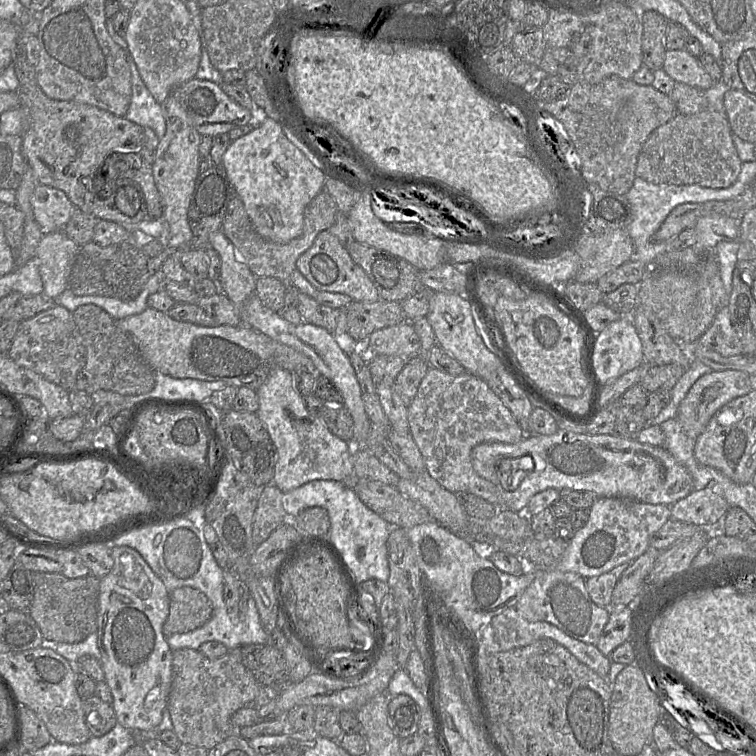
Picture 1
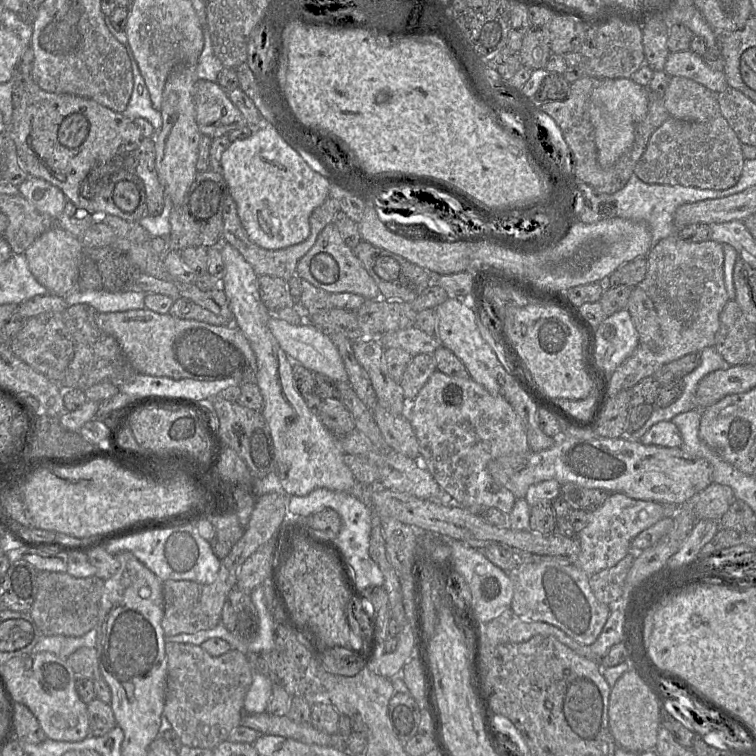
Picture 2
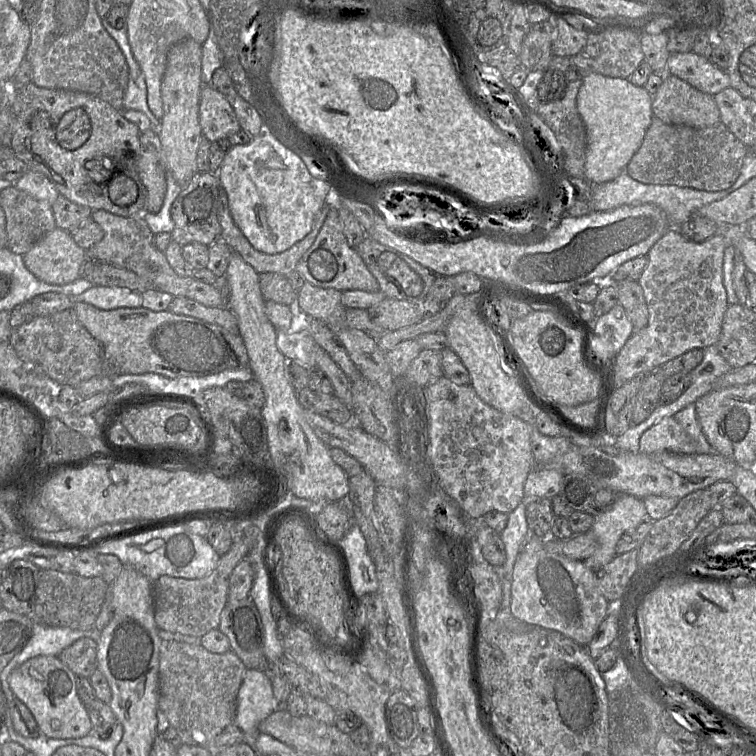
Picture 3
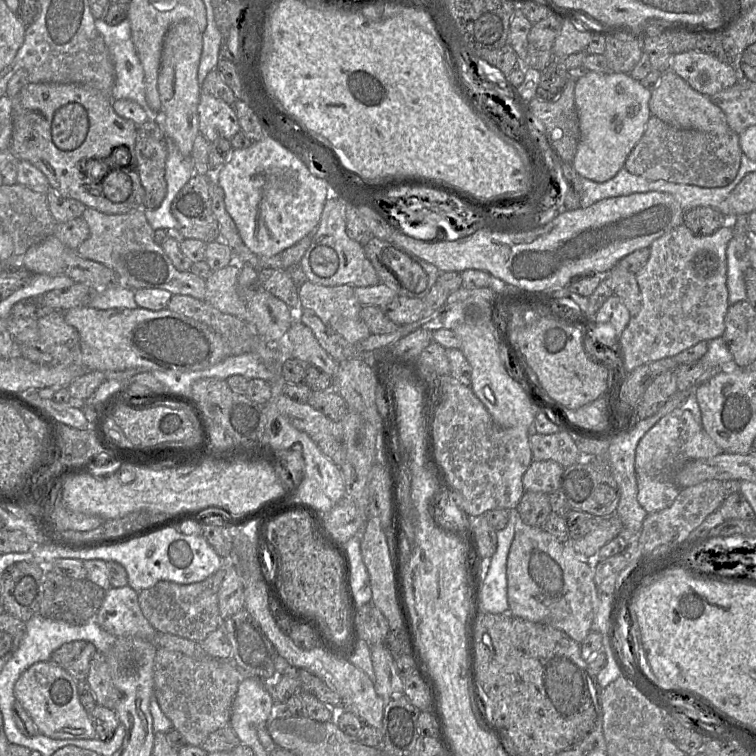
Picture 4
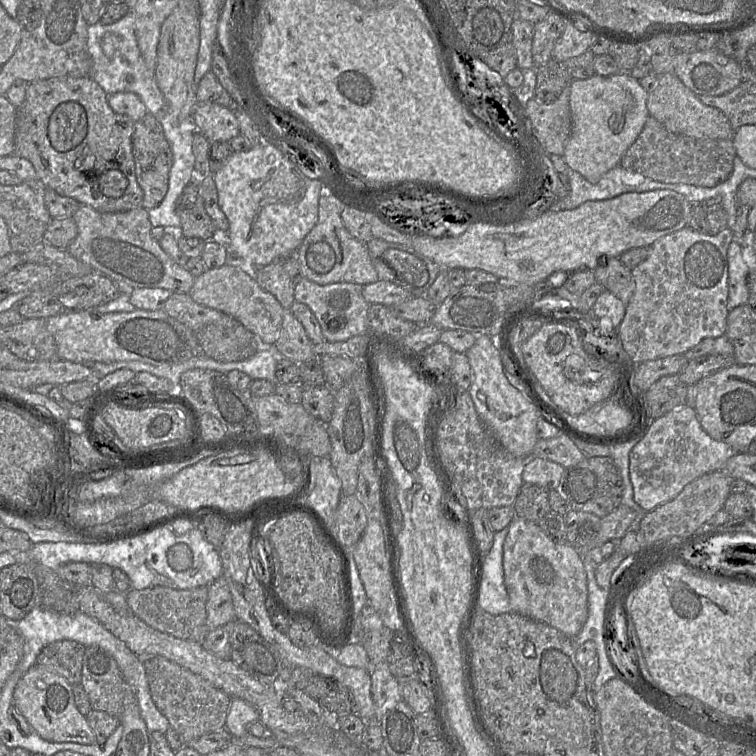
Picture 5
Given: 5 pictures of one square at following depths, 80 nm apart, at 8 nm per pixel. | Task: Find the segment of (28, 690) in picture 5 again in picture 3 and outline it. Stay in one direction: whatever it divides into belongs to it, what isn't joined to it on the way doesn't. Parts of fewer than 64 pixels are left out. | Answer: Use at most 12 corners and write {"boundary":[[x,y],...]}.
{"boundary":[[37,656],[9,675],[46,737],[92,733],[76,676]]}

